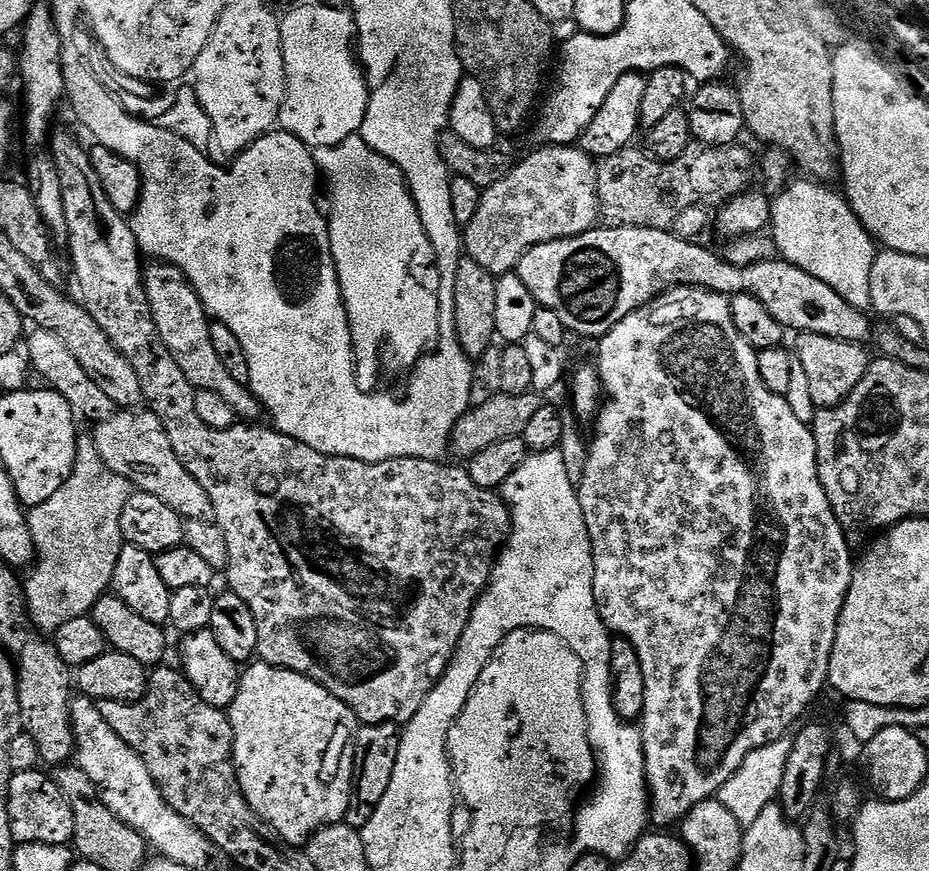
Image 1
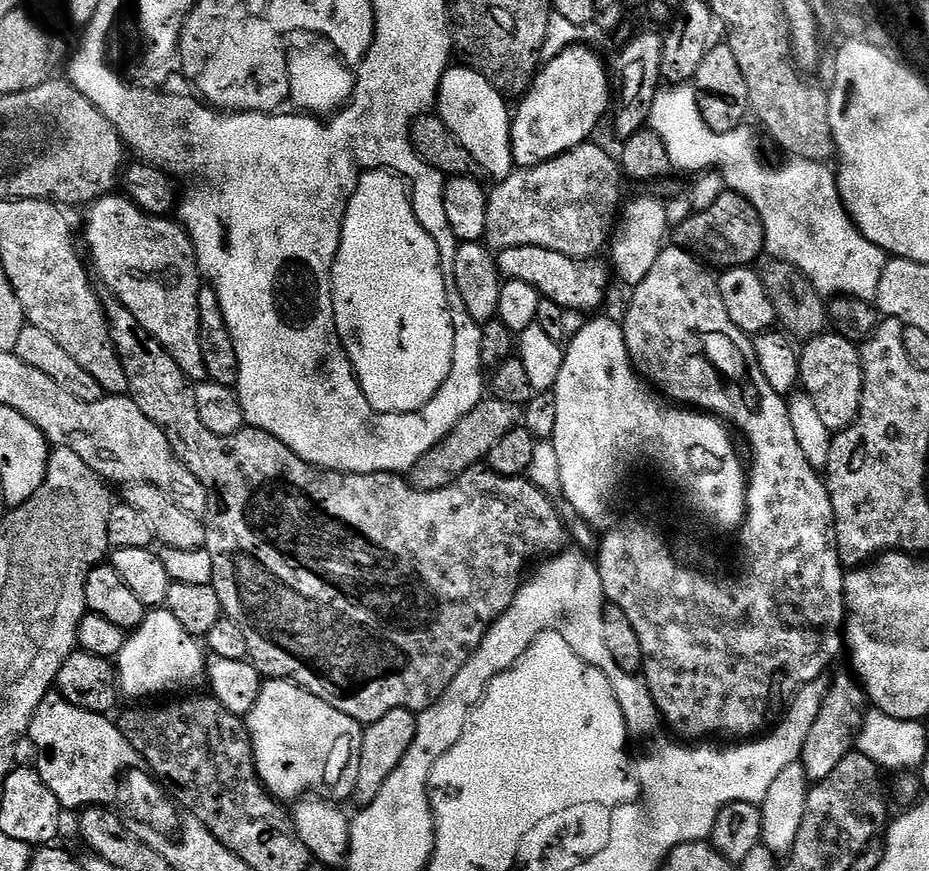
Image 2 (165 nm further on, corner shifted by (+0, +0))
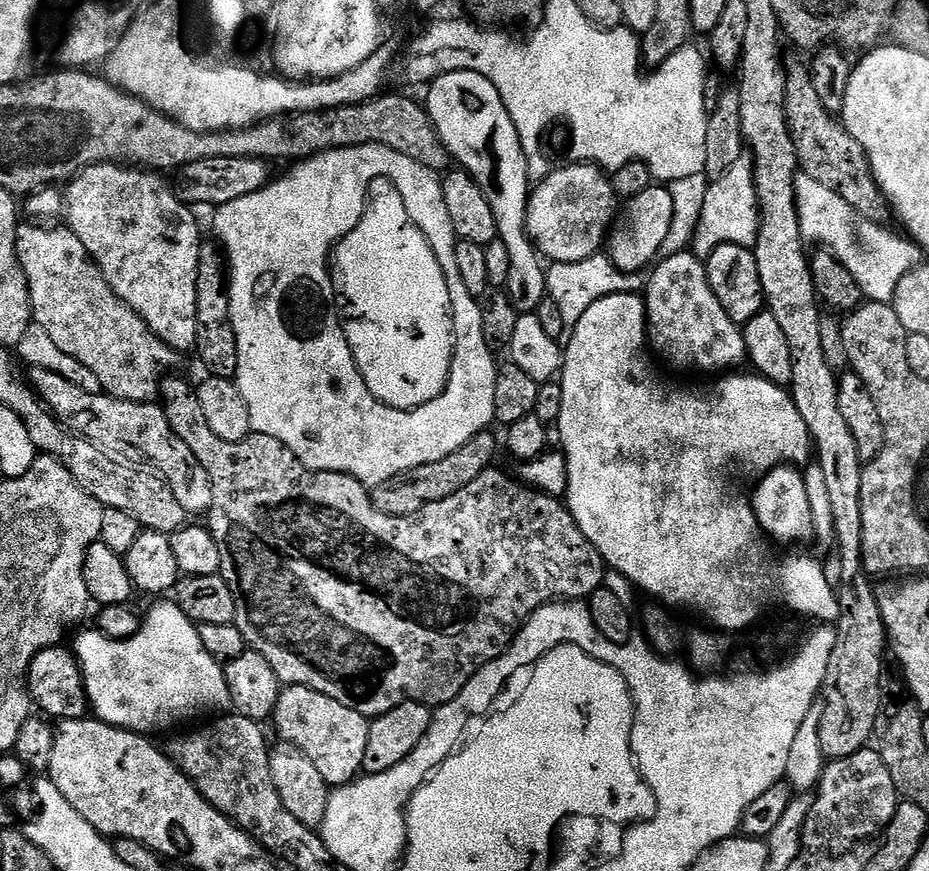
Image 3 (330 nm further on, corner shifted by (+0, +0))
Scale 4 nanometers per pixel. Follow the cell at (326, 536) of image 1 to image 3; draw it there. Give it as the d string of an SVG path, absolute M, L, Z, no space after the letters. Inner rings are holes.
M169 374L160 382L159 403L166 414L166 422L170 422L170 430L190 446L194 458L202 462L202 470L210 474L212 483L212 504L206 513L206 527L212 533L214 542L218 542L220 555L220 571L218 575L230 586L230 594L234 594L236 607L235 623L242 630L242 638L246 638L251 651L262 654L270 666L274 666L274 674L278 674L281 685L297 684L310 690L318 690L326 694L326 698L334 698L334 702L342 702L342 706L350 706L350 710L358 710L358 714L375 718L394 710L394 706L402 706L402 702L418 702L427 704L435 710L450 698L458 698L462 686L470 682L470 678L482 666L494 662L510 645L512 639L520 632L520 626L529 620L544 604L553 602L584 602L594 590L605 587L604 572L606 565L598 550L582 534L578 522L574 522L572 511L563 499L548 496L536 488L530 488L515 475L507 476L499 472L496 466L487 468L470 486L458 490L458 494L450 494L450 498L442 498L442 502L430 502L430 506L422 506L414 514L391 516L382 514L374 506L369 489L358 478L341 472L315 472L305 466L278 438L270 438L261 432L253 432L251 436L238 442L226 442L206 426L206 417L202 415L202 406L198 406L196 388L188 385L177 374Z

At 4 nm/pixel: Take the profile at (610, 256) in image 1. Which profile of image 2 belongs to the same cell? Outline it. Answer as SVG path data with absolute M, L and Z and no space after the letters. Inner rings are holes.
M527 244L526 246L499 249L498 263L501 277L508 280L525 280L527 284L532 284L540 291L543 299L558 302L558 306L562 306L565 310L572 311L573 308L576 312L588 312L591 308L598 307L603 302L604 295L608 292L608 272L610 276L610 268L607 263L604 265L600 258L577 258L542 246Z

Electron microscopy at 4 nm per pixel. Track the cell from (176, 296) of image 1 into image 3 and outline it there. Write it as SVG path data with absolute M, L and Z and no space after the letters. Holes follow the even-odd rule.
M91 164L67 181L62 192L62 212L68 215L66 227L86 246L88 256L100 267L114 294L140 315L153 336L184 354L196 346L196 283L202 237L195 218L188 213L189 205L183 204L169 181L167 184L164 180L163 175L136 166Z

